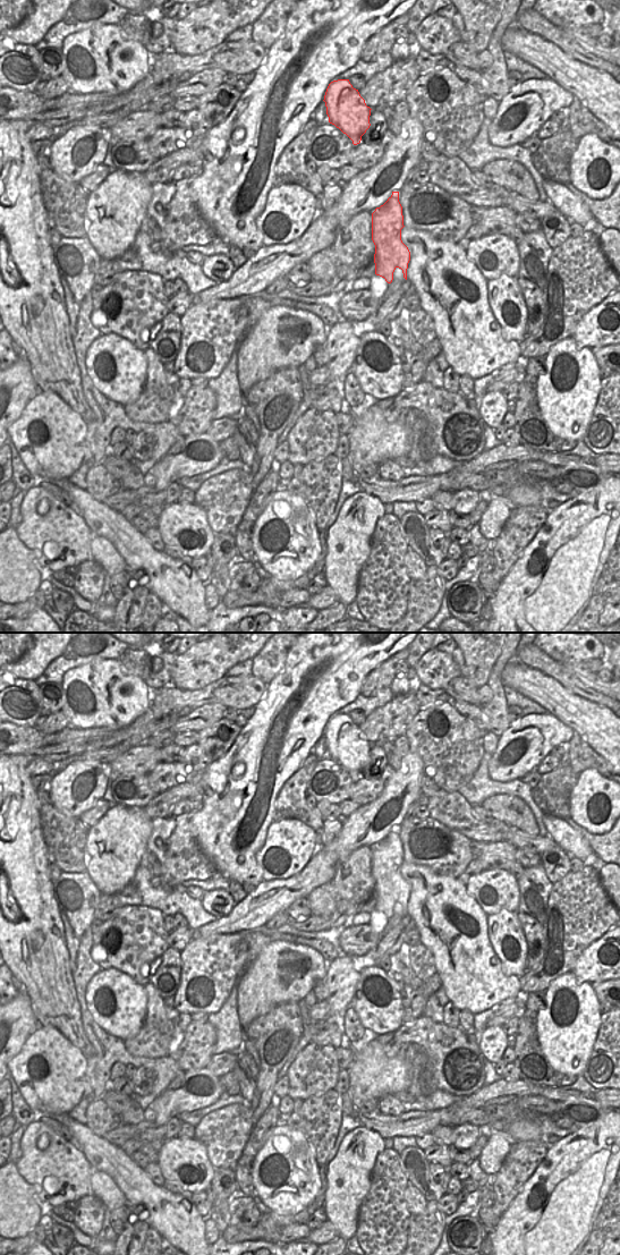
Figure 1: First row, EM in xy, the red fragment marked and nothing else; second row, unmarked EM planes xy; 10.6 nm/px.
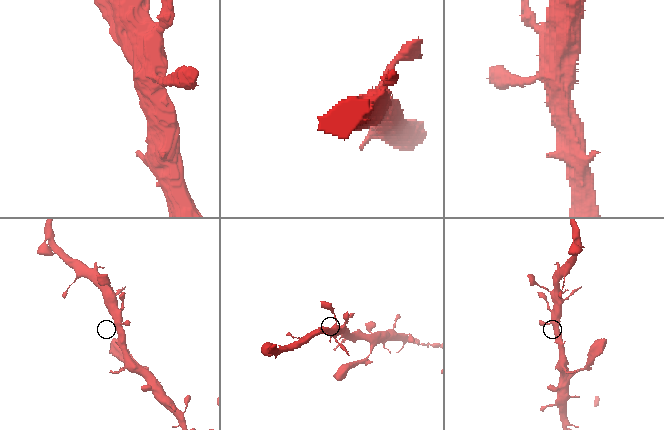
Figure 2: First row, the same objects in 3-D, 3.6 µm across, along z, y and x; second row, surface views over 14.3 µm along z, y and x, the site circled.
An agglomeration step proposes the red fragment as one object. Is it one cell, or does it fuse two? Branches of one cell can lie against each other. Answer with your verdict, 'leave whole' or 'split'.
leave whole

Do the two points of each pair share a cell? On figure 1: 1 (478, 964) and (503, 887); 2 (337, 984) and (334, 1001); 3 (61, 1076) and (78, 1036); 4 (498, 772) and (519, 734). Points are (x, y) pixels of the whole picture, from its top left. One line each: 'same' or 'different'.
1: different
2: same
3: different
4: same

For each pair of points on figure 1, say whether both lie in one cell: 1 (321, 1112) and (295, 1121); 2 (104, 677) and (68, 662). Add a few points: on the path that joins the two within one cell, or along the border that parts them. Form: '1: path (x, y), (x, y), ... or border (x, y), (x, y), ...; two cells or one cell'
1: path (314, 1119), (302, 1120); one cell
2: border (104, 659), (93, 659), (70, 668), (60, 684); two cells

